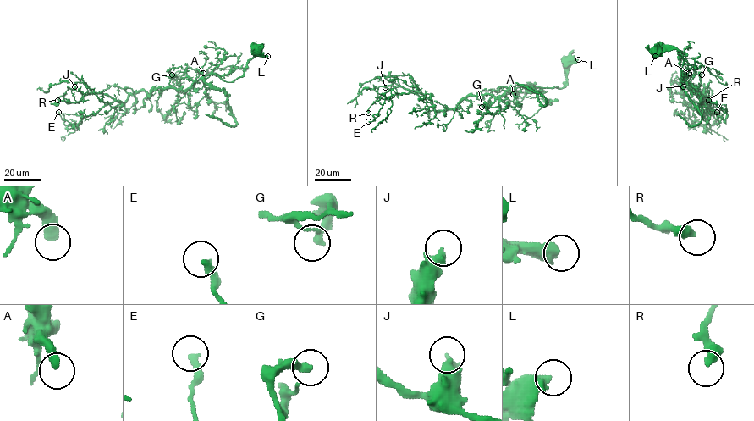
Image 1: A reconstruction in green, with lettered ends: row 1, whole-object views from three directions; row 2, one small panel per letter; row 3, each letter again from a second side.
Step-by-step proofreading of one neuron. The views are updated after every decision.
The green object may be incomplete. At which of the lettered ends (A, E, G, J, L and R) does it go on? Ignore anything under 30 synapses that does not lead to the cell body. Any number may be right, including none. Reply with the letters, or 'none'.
none

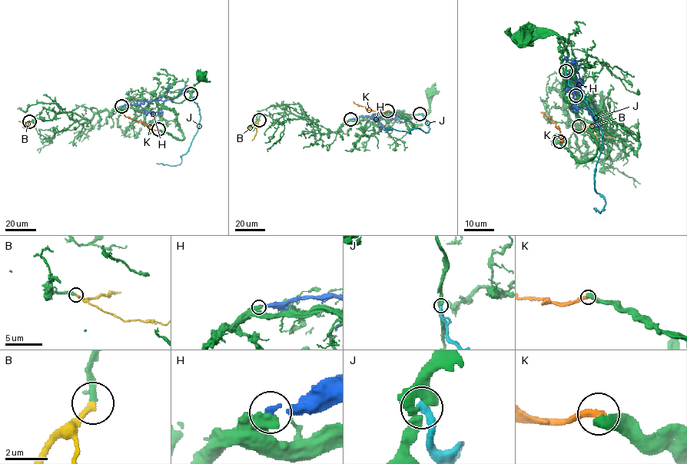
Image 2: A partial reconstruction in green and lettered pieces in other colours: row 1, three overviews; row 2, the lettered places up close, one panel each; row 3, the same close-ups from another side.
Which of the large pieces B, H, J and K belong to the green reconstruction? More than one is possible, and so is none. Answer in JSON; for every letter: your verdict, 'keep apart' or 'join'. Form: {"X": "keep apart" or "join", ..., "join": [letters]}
{"B": "join", "H": "keep apart", "J": "keep apart", "K": "keep apart", "join": ["B"]}

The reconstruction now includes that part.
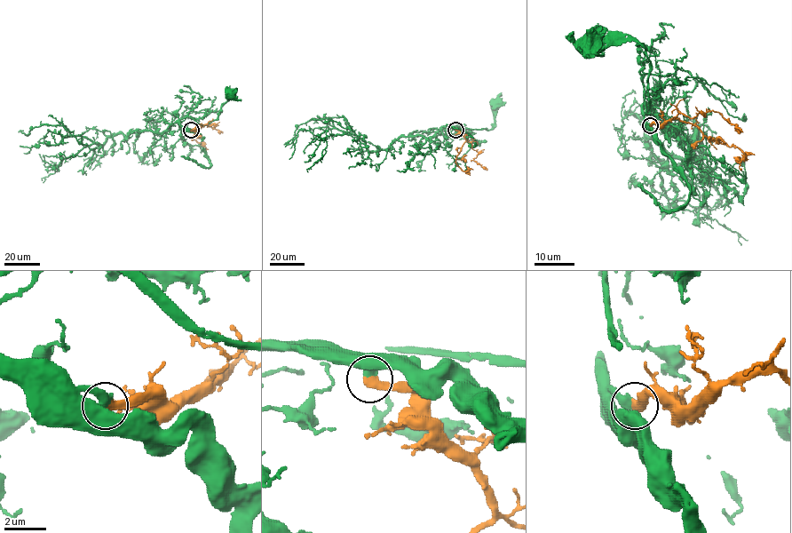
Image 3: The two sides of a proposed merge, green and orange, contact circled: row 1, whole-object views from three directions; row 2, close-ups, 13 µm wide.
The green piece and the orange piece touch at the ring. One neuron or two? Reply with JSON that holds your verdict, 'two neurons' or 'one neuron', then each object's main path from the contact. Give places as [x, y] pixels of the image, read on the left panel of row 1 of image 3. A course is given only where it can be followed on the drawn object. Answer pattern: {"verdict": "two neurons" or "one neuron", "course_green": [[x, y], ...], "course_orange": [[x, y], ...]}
{"verdict": "one neuron", "course_green": [[191, 130], [185, 128], [179, 120], [191, 116], [201, 124], [209, 123], [217, 118], [220, 107], [232, 93]], "course_orange": [[191, 130], [201, 127], [191, 138], [208, 149]]}

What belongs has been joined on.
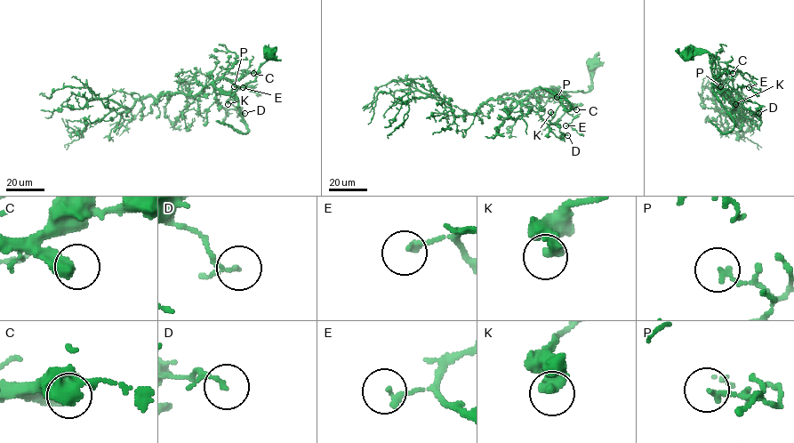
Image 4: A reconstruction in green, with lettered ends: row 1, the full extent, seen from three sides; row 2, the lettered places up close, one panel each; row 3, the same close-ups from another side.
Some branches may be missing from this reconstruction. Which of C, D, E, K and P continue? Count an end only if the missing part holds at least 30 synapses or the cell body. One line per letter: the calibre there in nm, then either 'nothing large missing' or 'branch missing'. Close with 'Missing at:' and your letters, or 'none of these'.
C: 500 nm thick; branch missing
D: 90 nm thick; nothing large missing
E: 180 nm thick; nothing large missing
K: 480 nm thick; nothing large missing
P: 120 nm thick; nothing large missing
Missing at: C

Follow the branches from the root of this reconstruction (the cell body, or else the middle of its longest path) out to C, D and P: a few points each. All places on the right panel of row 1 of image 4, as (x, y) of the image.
C: (687, 52), (709, 52), (713, 56), (714, 86), (712, 78), (719, 80), (725, 71), (733, 73)
D: (687, 52), (709, 52), (715, 63), (712, 89), (735, 92), (762, 106), (758, 113)
P: (687, 52), (709, 52), (713, 56), (715, 86), (712, 78), (712, 89), (720, 92), (720, 86)

